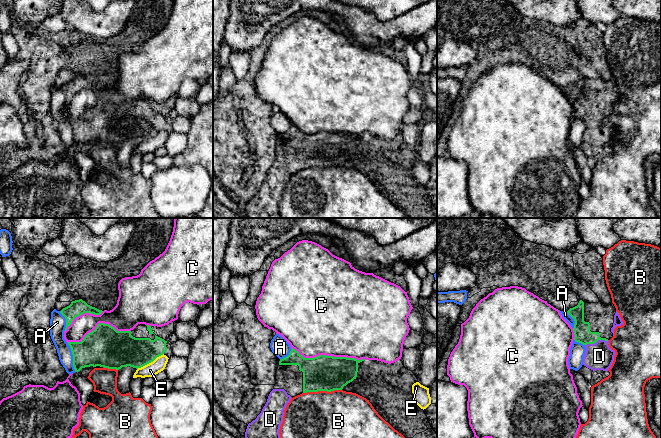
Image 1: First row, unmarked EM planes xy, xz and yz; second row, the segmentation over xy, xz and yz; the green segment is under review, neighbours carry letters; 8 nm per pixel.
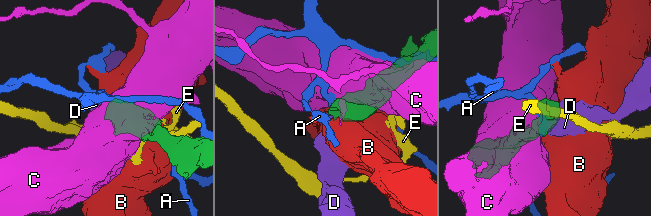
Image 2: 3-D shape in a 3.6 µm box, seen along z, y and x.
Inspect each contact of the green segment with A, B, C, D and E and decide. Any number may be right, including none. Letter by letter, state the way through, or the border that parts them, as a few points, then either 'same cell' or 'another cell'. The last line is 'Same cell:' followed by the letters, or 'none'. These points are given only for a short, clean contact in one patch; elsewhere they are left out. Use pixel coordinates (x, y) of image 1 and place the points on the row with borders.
A: another cell
B: another cell
C: another cell
D: runs through yz (583, 335), (596, 341), (599, 356); same cell
E: another cell
Same cell: D

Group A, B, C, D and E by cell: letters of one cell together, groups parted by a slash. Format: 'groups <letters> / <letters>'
groups A / B / C / D / E

